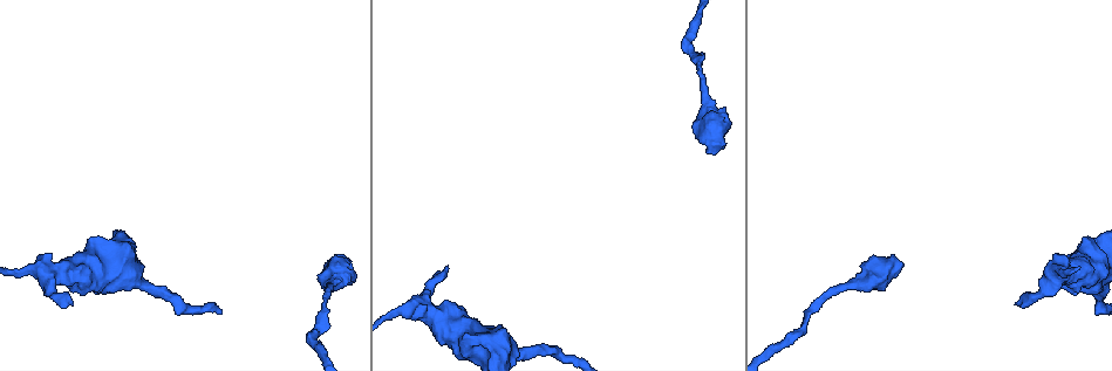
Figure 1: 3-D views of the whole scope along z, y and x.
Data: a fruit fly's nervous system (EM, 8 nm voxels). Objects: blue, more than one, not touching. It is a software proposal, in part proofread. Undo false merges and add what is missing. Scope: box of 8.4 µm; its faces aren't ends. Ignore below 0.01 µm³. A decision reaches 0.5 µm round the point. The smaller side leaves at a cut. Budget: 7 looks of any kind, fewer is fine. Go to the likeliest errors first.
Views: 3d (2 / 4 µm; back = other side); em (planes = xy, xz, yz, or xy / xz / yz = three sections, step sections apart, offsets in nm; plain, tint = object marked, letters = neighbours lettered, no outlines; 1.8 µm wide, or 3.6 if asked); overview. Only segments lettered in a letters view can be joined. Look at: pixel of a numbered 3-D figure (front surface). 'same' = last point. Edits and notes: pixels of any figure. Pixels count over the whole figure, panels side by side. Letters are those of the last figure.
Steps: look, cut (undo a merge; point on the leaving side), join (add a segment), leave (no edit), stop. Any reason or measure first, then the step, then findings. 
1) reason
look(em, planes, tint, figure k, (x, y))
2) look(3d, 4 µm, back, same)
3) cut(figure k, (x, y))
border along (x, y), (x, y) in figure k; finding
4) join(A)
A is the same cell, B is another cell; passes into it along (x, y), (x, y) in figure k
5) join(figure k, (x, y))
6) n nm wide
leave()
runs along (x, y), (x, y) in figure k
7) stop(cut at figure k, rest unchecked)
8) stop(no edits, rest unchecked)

free end
look(3d, 2 µm, figure 1, (446, 268))

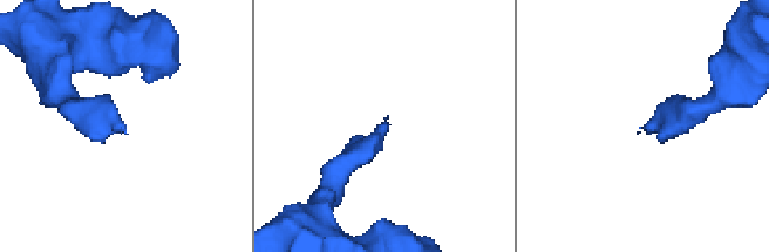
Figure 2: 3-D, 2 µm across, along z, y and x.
need the tissue
look(em, planes, tint, figure 2, (646, 133))

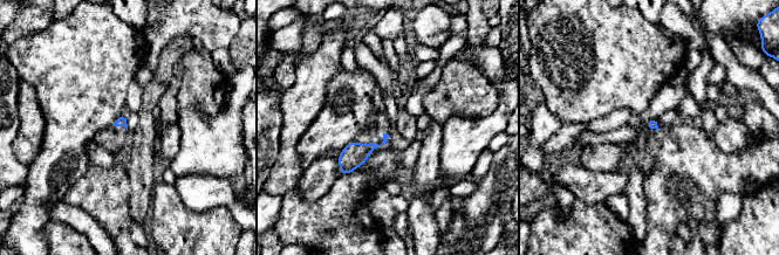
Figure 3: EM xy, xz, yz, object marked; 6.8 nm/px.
see the neighbours
look(em, planes, letters, same)

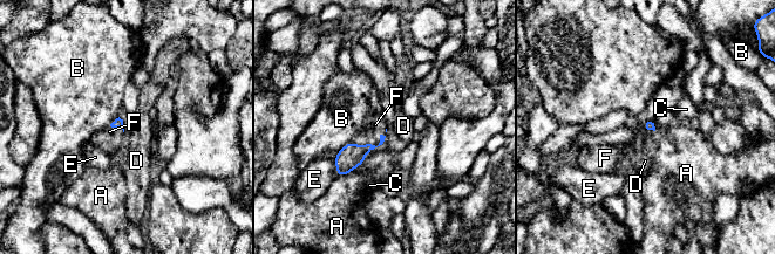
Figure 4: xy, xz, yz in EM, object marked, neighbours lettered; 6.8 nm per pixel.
A touches over 380 nm
join(F)
F is the same cell, A, B, C, D and E are other cells; it goes on there

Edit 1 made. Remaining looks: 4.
see it whole again
look(overview)

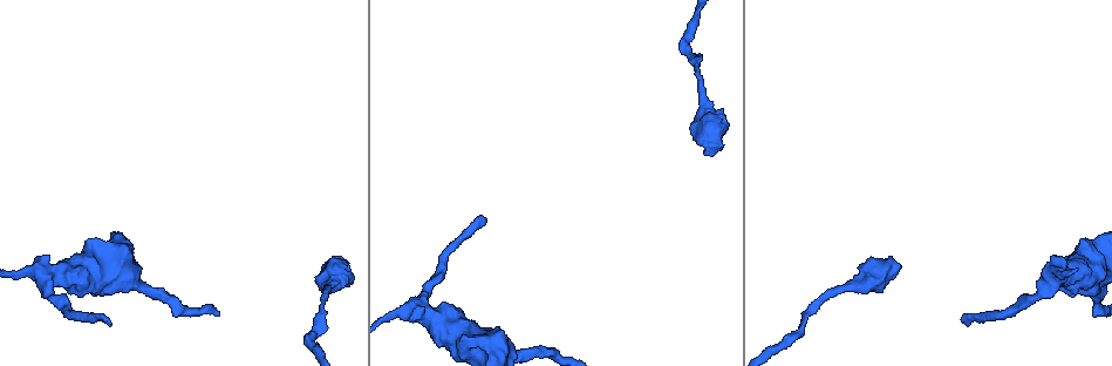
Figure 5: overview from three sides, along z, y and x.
calibre changes
look(em, xz, step 8, tint, figure 5, (329, 285))

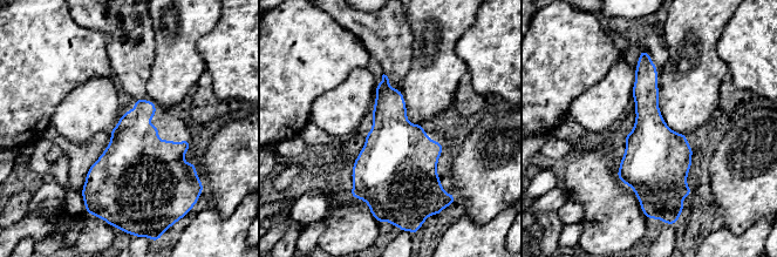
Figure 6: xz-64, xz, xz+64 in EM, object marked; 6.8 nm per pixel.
another direction
look(em, planes, letters, same)

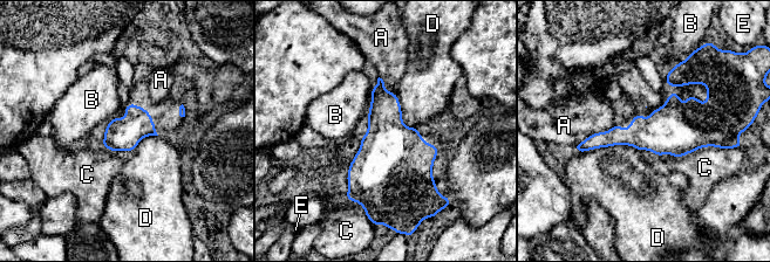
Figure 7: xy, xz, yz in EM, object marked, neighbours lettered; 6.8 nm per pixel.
220 nm wide
leave()
A, B, C, D and E are other cells; one neuron here

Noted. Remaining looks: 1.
stop(join at figure 4, rest unchecked)

